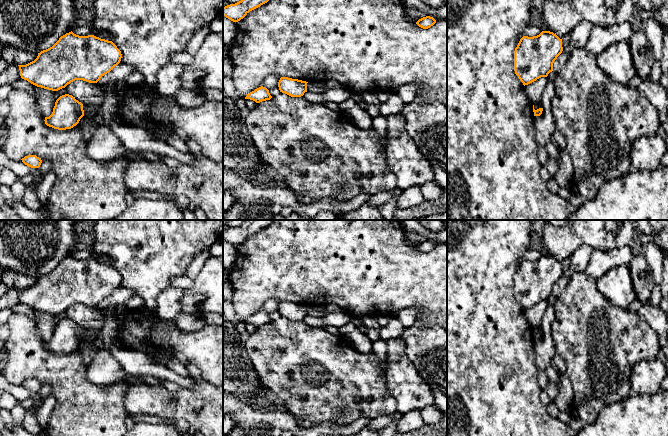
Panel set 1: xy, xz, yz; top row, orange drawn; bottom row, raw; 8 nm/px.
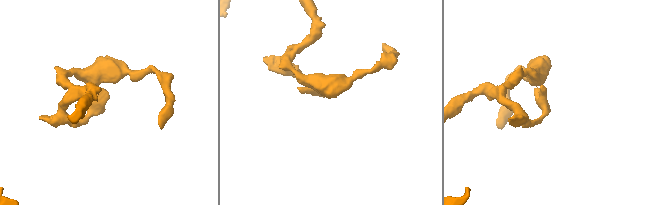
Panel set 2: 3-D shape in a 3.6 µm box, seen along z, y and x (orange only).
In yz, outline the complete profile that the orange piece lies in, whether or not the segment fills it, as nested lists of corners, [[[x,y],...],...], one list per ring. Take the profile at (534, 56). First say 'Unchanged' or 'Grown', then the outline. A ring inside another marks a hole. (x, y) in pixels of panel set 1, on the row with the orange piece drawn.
Unchanged. [[[542,31],[539,35],[523,36],[514,51],[514,71],[523,85],[528,85],[541,77],[547,77],[553,71],[553,63],[562,53],[562,39],[550,31]]]

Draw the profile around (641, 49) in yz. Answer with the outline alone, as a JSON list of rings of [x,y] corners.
[[[634,29],[629,45],[636,75],[646,79],[650,75],[655,59],[652,51],[652,45],[645,32],[642,29]]]

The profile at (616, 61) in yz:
[[[628,42],[615,43],[596,56],[598,66],[617,84],[627,85],[636,75]]]

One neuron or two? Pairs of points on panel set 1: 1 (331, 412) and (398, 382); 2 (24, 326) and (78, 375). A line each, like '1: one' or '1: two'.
1: two
2: one

